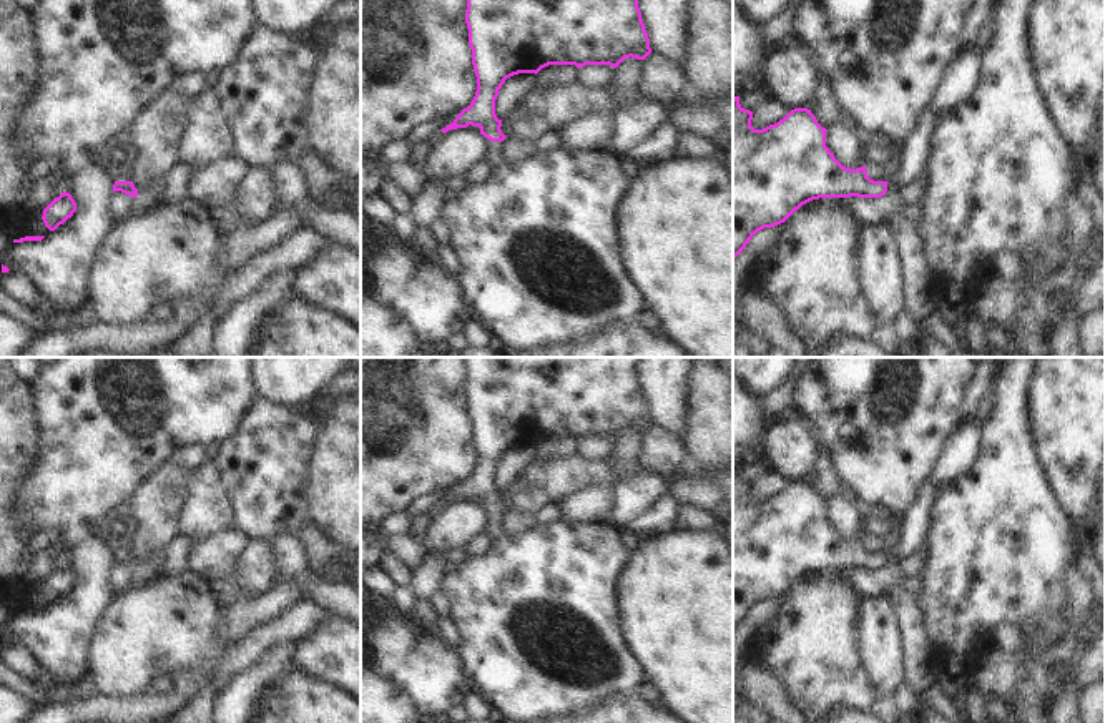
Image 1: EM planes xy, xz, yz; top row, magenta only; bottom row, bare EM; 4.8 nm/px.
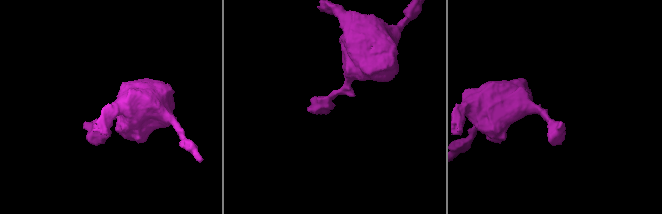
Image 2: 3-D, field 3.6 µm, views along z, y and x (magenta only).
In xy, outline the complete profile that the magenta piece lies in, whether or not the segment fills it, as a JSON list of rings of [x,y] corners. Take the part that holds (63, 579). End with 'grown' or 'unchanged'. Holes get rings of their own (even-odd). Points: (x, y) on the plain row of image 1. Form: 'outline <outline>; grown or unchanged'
outline [[[63,563],[43,582],[43,595],[50,603],[55,603],[76,583],[76,575],[70,565]]]; unchanged

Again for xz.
outline [[[465,357],[469,417],[477,449],[472,475],[442,500],[442,505],[469,497],[479,499],[487,510],[484,534],[490,542],[508,535],[505,525],[492,519],[503,514],[502,492],[495,487],[495,472],[507,450],[518,445],[538,445],[548,437],[610,437],[625,430],[645,432],[650,411],[638,381],[641,357]]]; grown

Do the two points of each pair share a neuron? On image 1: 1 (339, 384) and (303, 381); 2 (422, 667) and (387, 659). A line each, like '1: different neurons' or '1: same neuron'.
1: different neurons
2: same neuron

